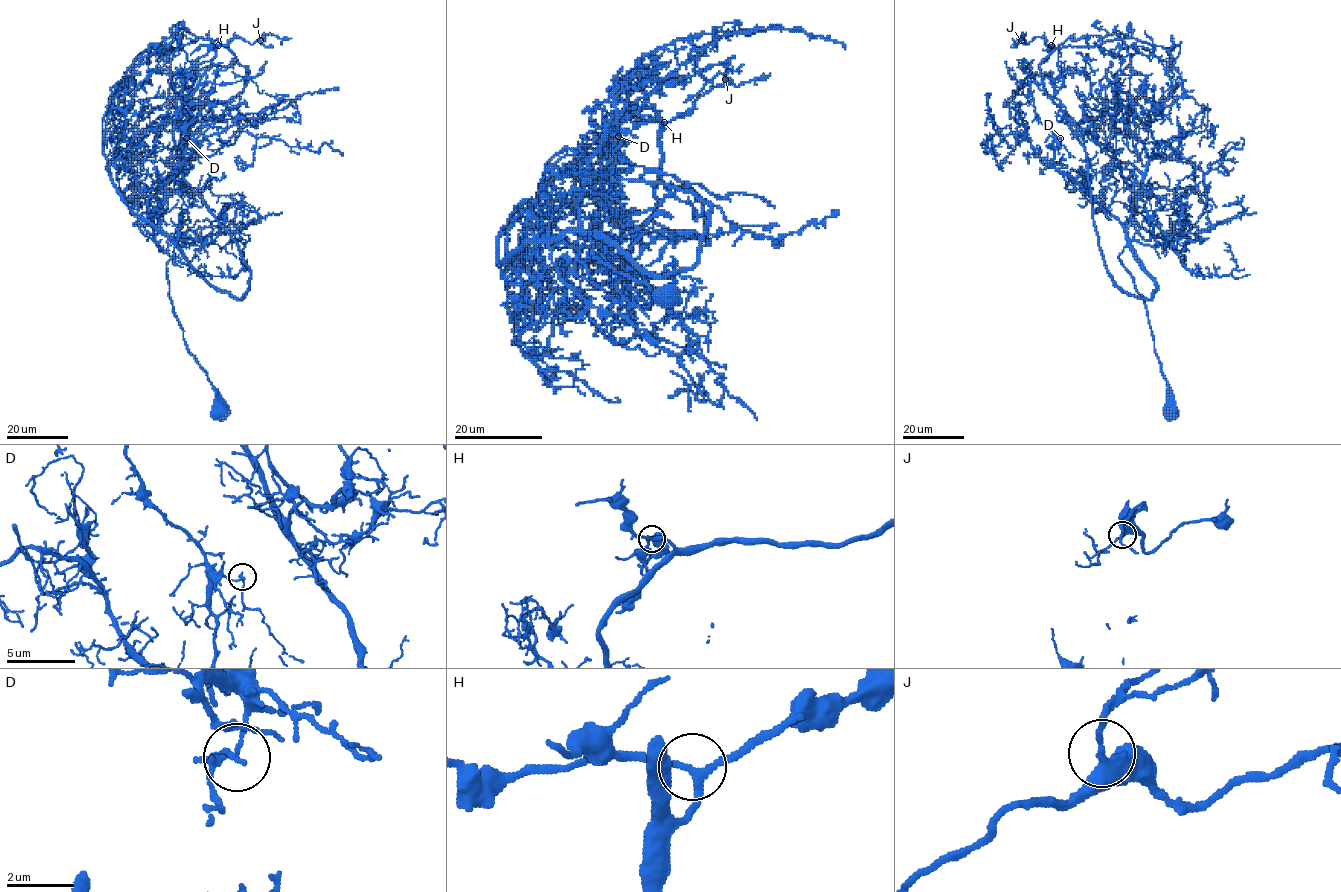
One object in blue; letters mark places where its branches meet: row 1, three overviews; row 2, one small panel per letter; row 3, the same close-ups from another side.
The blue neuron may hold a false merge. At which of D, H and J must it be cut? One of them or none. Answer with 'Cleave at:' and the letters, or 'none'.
Cleave at: D

